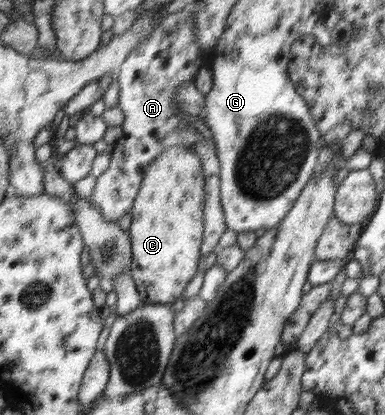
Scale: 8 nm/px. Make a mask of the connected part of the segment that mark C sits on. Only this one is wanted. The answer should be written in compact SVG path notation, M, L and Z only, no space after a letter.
M173 145L165 149L146 169L144 179L142 180L139 192L135 197L132 206L132 222L128 230L131 239L131 270L129 273L133 277L136 284L136 289L139 291L140 301L144 304L166 304L174 303L177 299L182 298L182 293L186 289L186 285L196 275L201 268L201 253L200 248L203 240L203 211L206 199L206 192L204 189L204 176L202 171L202 164L200 158L189 147L185 145Z

